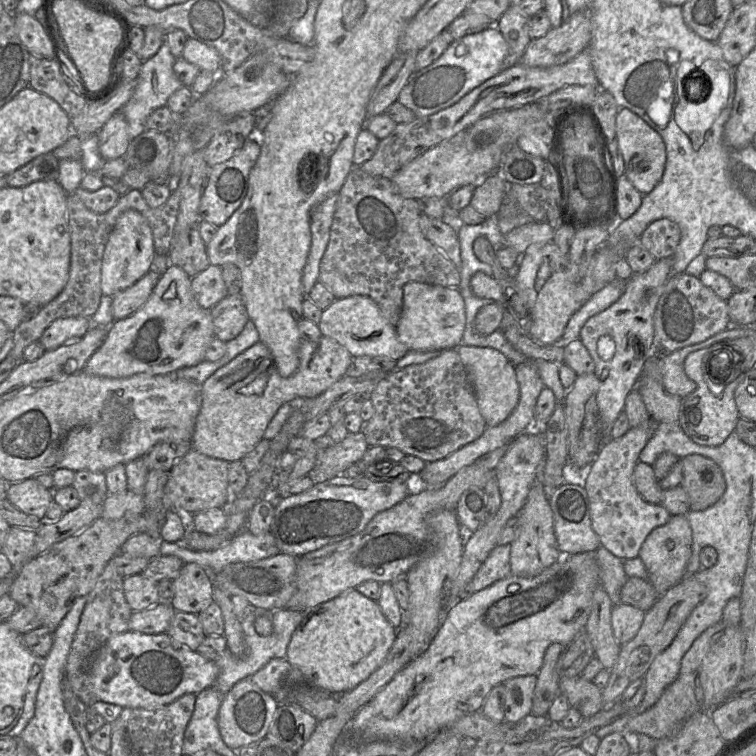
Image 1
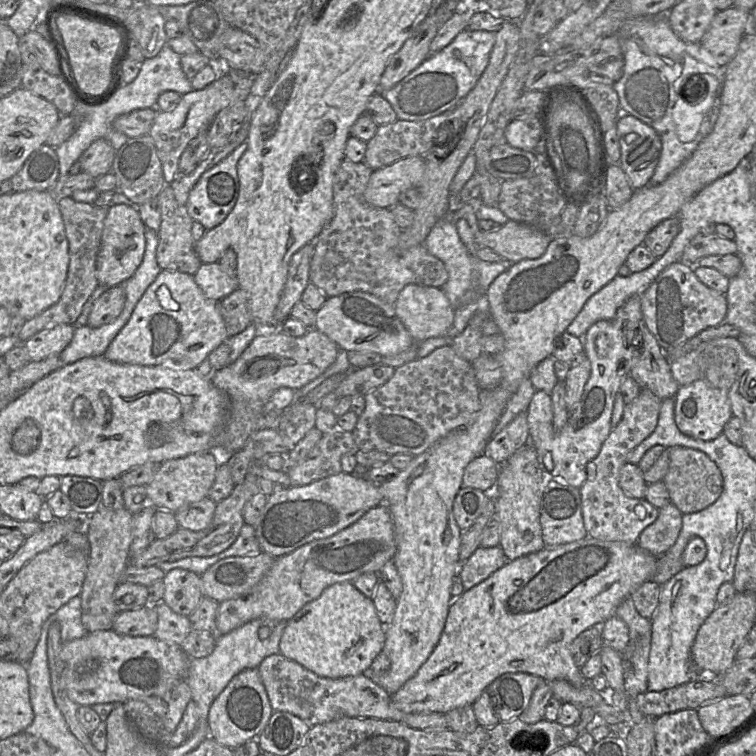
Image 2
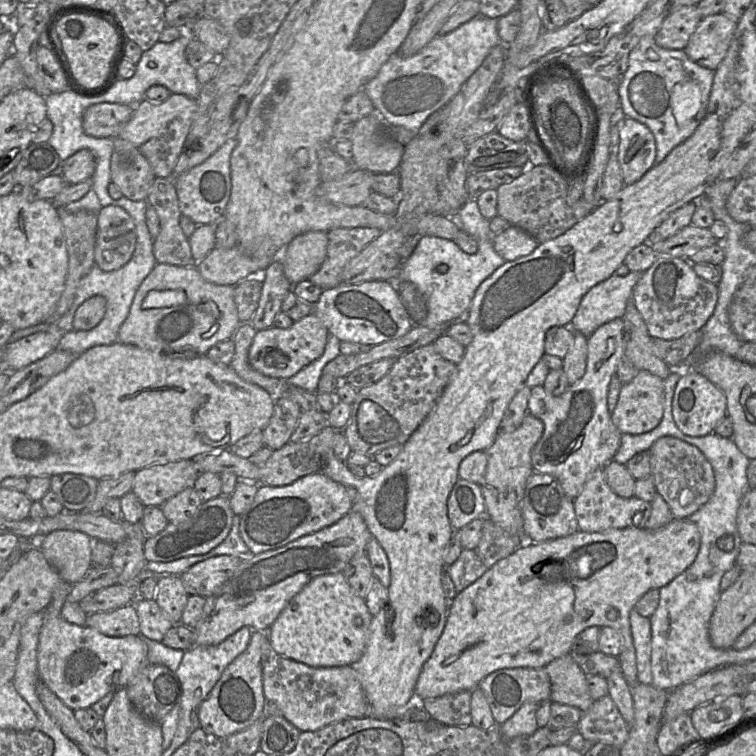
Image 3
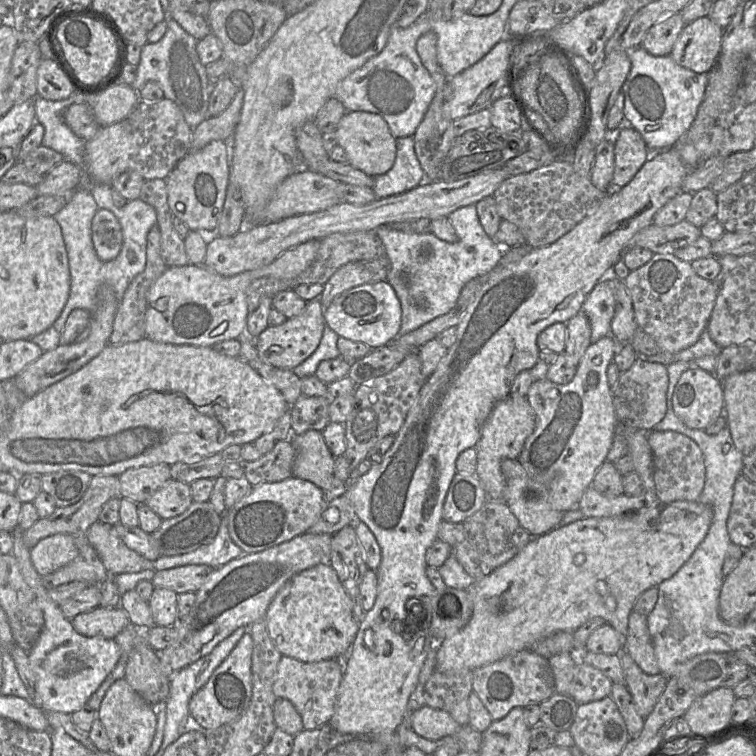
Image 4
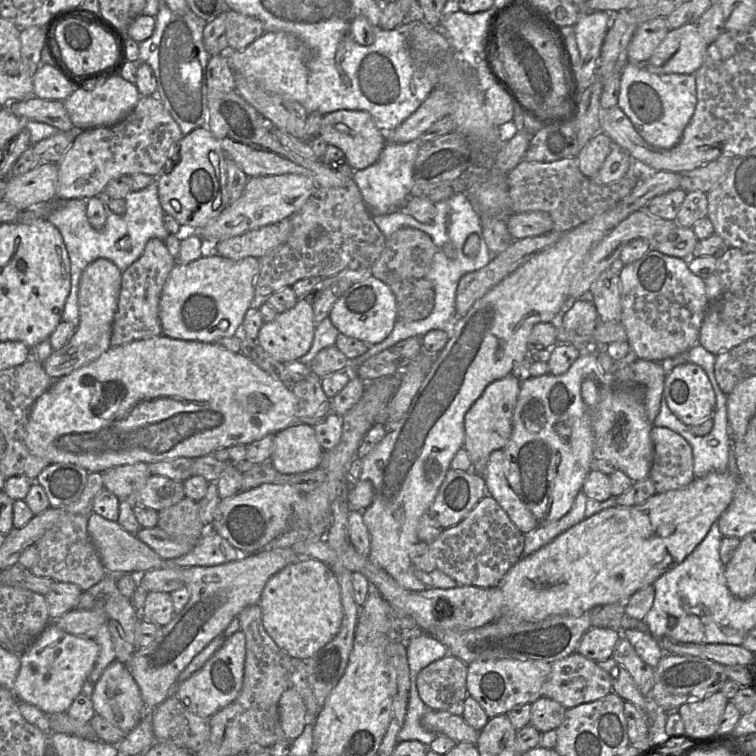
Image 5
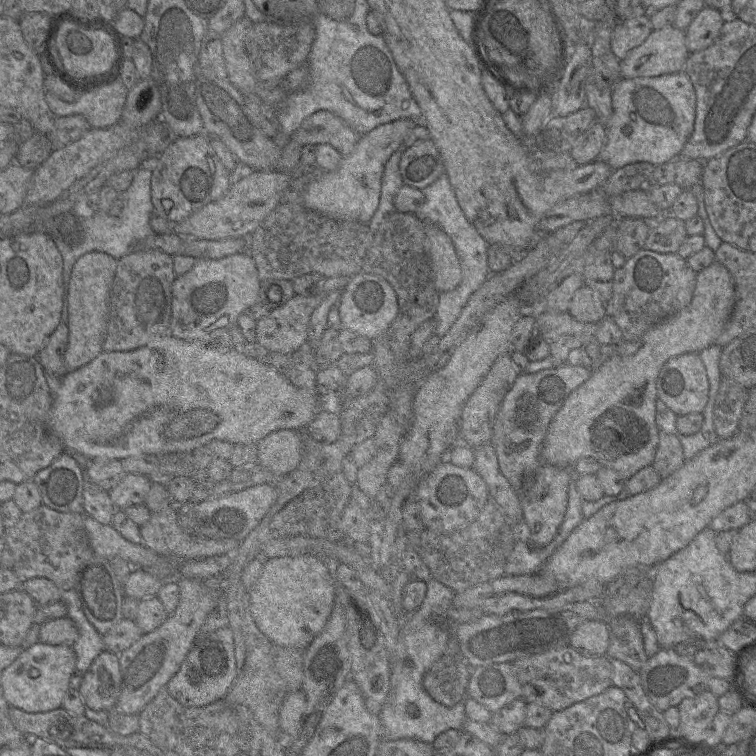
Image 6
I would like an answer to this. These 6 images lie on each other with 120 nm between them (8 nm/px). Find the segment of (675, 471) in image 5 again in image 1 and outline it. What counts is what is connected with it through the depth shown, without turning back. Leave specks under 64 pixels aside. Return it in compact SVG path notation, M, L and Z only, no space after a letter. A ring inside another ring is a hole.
M690 454L680 460L683 470L681 487L689 497L690 511L705 510L714 505L726 489L720 466L699 454Z

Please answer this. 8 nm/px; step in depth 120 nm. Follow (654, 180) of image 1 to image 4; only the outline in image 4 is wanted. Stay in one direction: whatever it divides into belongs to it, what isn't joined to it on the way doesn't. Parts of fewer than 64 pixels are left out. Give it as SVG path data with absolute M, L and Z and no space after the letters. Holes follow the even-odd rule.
M628 124L615 135L614 152L613 189L627 185L651 156L641 134Z

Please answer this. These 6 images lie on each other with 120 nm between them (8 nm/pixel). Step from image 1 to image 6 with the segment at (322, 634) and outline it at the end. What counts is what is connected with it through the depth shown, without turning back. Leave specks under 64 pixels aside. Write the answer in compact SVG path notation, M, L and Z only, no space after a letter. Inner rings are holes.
M314 555L263 560L262 571L248 590L253 620L273 644L306 648L322 631L332 612L336 587L332 567Z

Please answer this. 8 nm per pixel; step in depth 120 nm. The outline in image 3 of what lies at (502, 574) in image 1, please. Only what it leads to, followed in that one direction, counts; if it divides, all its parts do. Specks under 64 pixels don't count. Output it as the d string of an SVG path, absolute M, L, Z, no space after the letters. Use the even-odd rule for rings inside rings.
M463 549L458 559L446 566L446 572L453 581L457 593L479 579L488 568L479 559L473 549Z

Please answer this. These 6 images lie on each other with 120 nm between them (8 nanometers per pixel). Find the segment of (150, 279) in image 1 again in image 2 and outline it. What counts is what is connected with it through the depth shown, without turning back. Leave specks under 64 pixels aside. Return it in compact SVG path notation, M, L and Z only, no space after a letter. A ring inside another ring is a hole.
M122 286L107 289L93 304L87 325L96 328L112 322L122 312L125 299L126 295Z

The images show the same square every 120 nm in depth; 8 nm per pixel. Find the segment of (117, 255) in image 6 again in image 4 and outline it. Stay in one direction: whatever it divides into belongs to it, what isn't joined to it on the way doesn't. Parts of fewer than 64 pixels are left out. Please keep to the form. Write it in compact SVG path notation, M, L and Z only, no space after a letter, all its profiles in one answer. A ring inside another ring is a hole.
M78 188L74 191L70 202L53 216L62 230L71 277L69 298L54 323L54 327L60 333L74 309L85 309L91 314L91 317L93 316L100 285L110 285L120 303L130 282L144 270L146 265L147 235L150 228L157 224L155 209L140 198L128 200L122 207L114 207L114 211L111 212L121 225L123 244L118 256L111 261L100 260L94 248L92 220L97 210L98 207L91 191Z

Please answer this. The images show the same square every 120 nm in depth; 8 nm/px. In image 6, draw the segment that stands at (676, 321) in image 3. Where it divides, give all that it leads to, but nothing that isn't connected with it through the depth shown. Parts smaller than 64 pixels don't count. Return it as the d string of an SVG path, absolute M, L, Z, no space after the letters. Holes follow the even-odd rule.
M640 250L615 271L612 297L608 303L610 316L623 334L623 341L640 339L651 327L689 305L696 287L697 273L687 261L675 254Z

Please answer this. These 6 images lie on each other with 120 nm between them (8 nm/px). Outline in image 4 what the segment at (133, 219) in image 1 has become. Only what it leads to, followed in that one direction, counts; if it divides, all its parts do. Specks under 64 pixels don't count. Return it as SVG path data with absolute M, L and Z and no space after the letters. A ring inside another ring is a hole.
M98 209L92 220L92 240L97 256L102 261L115 259L123 244L121 225L107 209Z

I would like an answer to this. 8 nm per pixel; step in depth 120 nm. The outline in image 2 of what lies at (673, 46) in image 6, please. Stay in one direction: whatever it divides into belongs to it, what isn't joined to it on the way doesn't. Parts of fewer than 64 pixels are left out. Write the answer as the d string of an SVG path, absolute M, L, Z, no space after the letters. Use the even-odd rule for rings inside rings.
M732 6L726 10L718 11L711 21L700 44L712 54L720 67L726 67L736 55L740 41L745 34L750 12Z

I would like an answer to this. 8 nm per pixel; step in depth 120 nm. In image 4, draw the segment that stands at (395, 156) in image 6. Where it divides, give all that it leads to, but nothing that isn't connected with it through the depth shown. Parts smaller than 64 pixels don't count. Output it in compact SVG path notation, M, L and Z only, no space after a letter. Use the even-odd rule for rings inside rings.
M413 136L397 138L396 146L396 159L392 168L374 177L372 190L377 199L402 194L426 181L415 153Z

